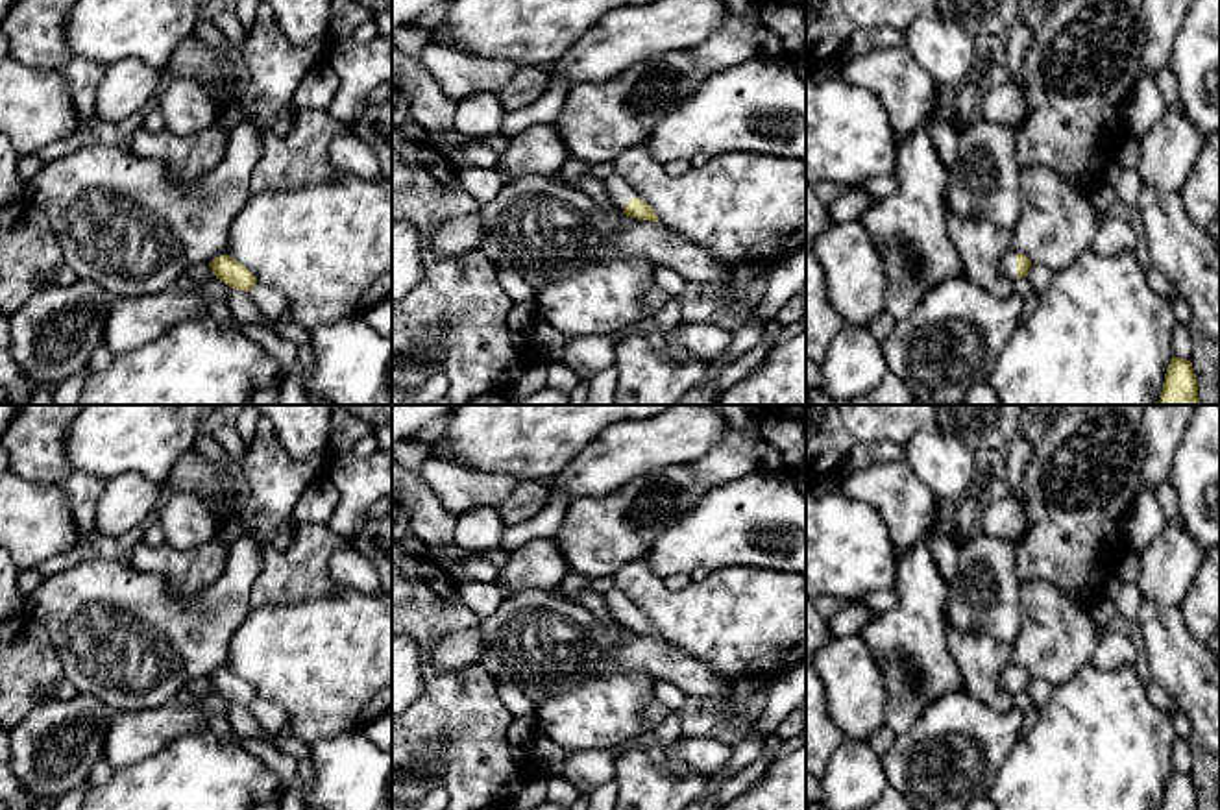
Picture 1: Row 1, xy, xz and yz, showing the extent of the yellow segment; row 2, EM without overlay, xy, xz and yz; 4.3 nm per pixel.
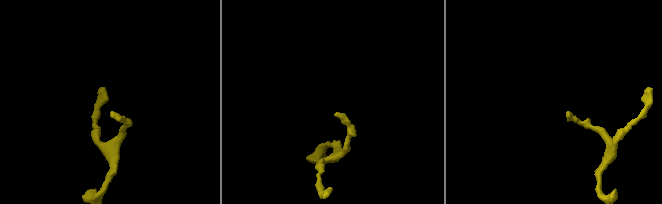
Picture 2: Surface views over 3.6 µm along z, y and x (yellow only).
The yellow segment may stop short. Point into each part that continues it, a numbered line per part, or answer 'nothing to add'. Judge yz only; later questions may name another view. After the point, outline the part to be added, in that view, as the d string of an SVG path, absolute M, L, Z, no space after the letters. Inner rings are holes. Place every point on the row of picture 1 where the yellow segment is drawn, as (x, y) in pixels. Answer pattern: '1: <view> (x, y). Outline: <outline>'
1: yz (1008, 265). Outline: M1007 252L1000 263L1002 274L1017 279L1017 252Z

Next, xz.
1: xz (618, 189). Outline: M617 174L604 178L604 185L612 203L619 211L625 211L627 203L634 198L630 192L630 185Z

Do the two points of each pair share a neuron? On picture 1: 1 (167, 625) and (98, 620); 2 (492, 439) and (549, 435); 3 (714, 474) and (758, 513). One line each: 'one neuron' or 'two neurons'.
1: one neuron
2: one neuron
3: two neurons

